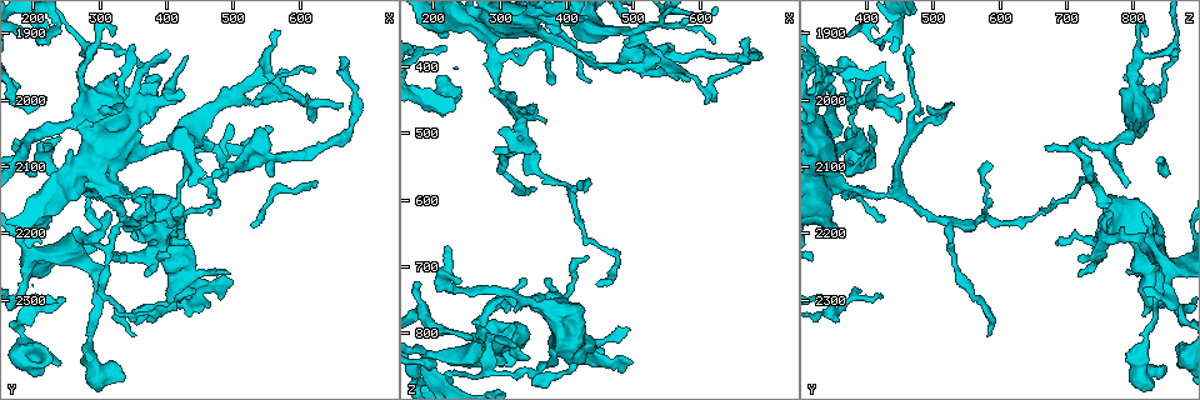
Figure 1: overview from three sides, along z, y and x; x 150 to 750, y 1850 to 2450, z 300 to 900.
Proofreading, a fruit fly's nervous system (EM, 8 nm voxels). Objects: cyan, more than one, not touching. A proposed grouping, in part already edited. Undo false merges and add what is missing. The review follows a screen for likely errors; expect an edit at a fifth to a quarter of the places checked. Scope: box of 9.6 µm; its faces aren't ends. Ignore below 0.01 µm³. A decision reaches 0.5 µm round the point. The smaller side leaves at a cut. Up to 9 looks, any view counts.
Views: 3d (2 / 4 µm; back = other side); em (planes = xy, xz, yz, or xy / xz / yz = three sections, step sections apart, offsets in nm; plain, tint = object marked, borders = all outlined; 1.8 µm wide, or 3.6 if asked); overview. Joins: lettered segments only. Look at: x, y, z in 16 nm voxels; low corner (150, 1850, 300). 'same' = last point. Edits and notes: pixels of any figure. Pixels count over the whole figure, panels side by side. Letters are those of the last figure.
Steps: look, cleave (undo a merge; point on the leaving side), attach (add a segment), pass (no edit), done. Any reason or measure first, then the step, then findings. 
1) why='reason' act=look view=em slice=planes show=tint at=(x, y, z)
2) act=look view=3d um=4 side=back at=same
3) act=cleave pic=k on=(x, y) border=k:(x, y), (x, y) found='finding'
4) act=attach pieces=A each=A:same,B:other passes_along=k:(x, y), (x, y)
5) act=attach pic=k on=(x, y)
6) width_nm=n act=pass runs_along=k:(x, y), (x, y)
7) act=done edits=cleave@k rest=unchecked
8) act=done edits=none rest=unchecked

why='narrows sharply' act=look view=em slice=planes show=borders at=(635, 2070, 380)

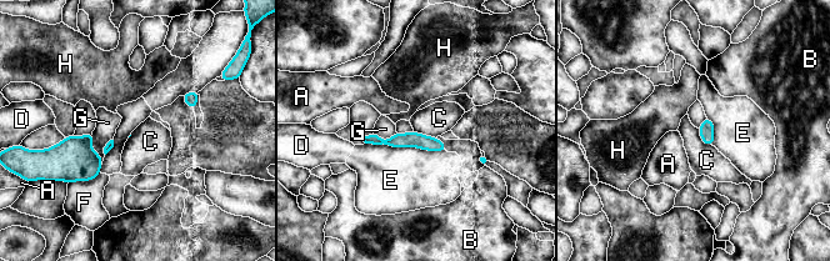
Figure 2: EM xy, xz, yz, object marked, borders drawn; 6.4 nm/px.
width_nm=20 longest_contact=E:500nm act=pass each=A:other,B:other,C:other,D:other,E:other,F:other,G:other,H:other found='continuous, no second neuron'

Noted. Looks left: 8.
why='arms run side by side' act=look view=3d um=2 at=(525, 2085, 395)

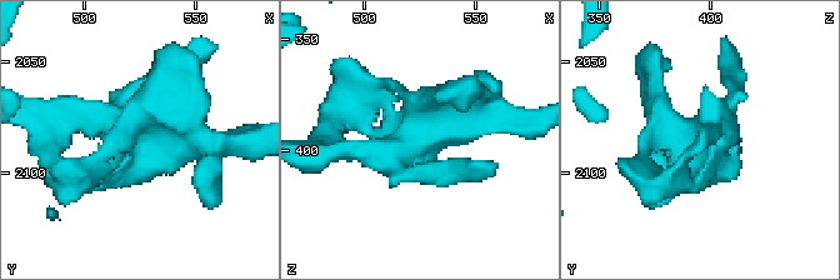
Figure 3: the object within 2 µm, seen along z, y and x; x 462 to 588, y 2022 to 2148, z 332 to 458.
act=look view=em slice=xy step=8 show=tint at=(524, 2088, 398)

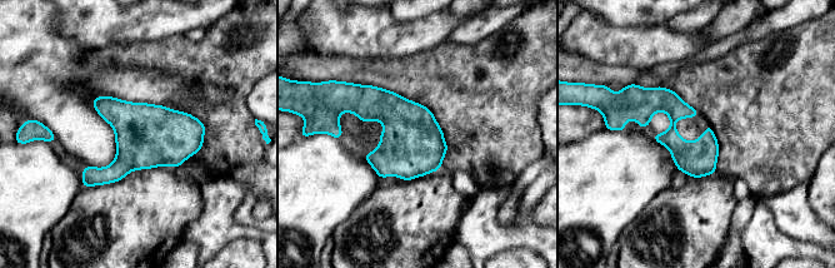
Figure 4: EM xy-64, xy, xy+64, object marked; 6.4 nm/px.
why='cut it another way' act=look view=em slice=xz step=4 show=borders at=same

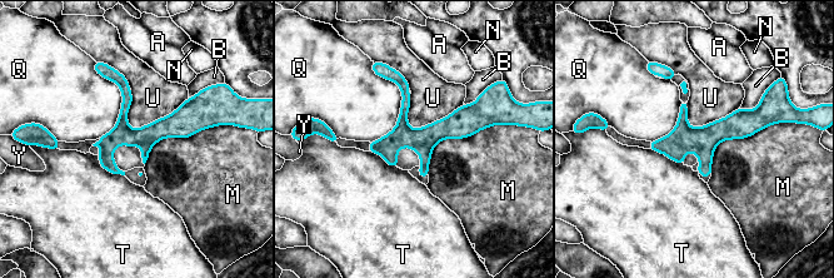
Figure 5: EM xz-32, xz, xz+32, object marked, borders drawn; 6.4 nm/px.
width_nm=150 act=pass each=A:other,B:other,M:other,N:other,Q:other,T:other,U:other,Y:other runs_along=5:(487, 122), (371, 148) found='all the same neuron'

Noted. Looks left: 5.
why='tapers out' act=look view=em slice=planes show=borders at=(305, 2025, 500)

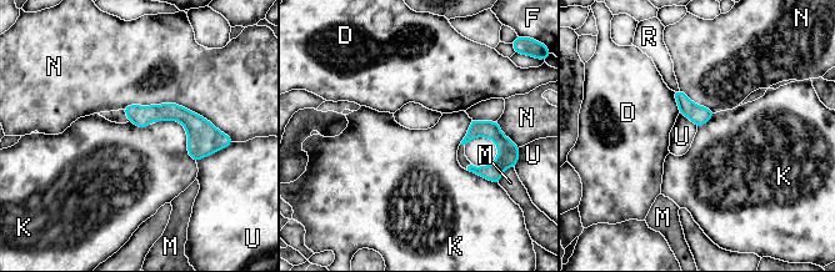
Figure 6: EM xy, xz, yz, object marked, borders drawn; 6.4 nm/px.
width_nm=120 act=pass each=D:other,F:other,K:other,M:other,N:other,R:other,U:other runs_along=6:(128, 110), (178, 112), (213, 146) found='no lettered segment goes on from it'

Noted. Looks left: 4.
why='abrupt turn' act=look view=3d um=2 side=back at=(210, 1905, 445)

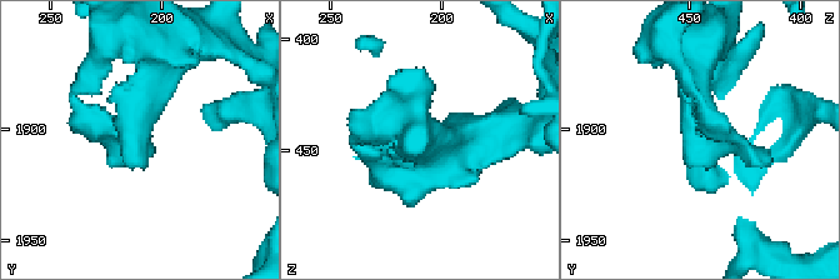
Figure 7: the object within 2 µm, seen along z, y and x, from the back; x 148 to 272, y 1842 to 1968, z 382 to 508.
why='now the EM' act=look view=em um=3.6 slice=planes show=tint at=(211, 1902, 442)

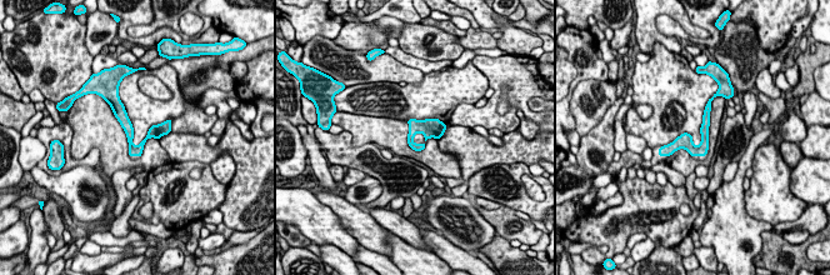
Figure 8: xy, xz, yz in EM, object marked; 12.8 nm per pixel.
act=look view=em um=3.6 slice=planes show=borders at=same

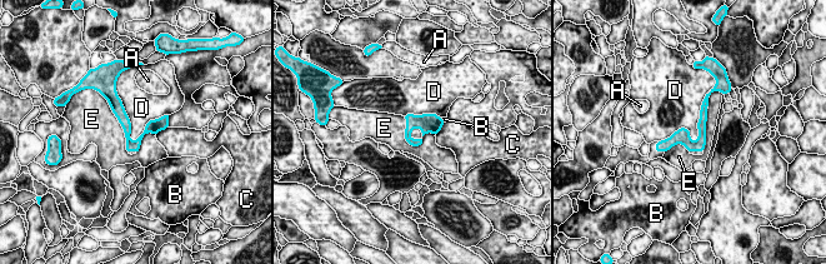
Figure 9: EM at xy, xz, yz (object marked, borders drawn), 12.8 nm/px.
width_nm=130 act=pass each=A:other,B:other,C:other,D:other,E:other found='all the same neuron'

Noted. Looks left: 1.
act=done edits=none rest=unchecked

